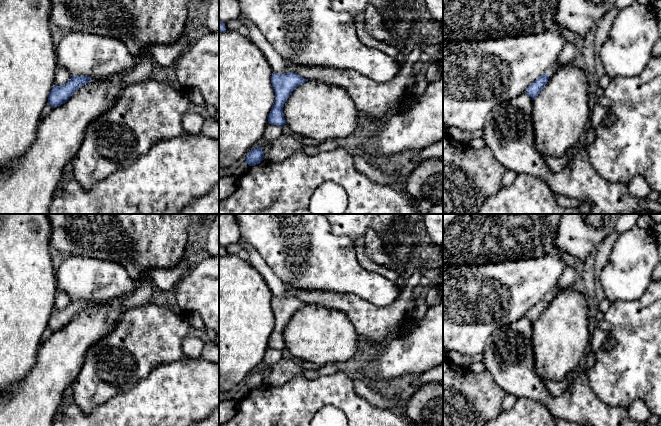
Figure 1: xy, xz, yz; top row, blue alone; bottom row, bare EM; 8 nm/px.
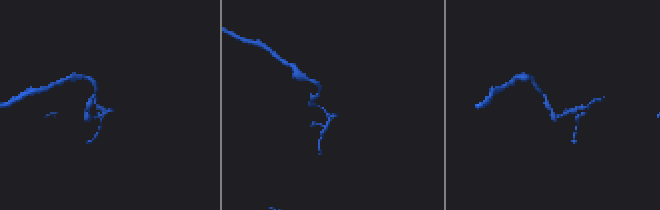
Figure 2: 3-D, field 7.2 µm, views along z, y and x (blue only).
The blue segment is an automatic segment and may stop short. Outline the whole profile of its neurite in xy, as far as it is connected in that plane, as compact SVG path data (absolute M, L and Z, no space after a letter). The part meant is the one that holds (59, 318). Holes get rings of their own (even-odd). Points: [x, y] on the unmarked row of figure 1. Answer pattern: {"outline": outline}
{"outline": "M72 300L70 304L61 310L54 309L48 321L48 327L53 331L65 327L75 315L90 306L92 302L87 300Z"}

